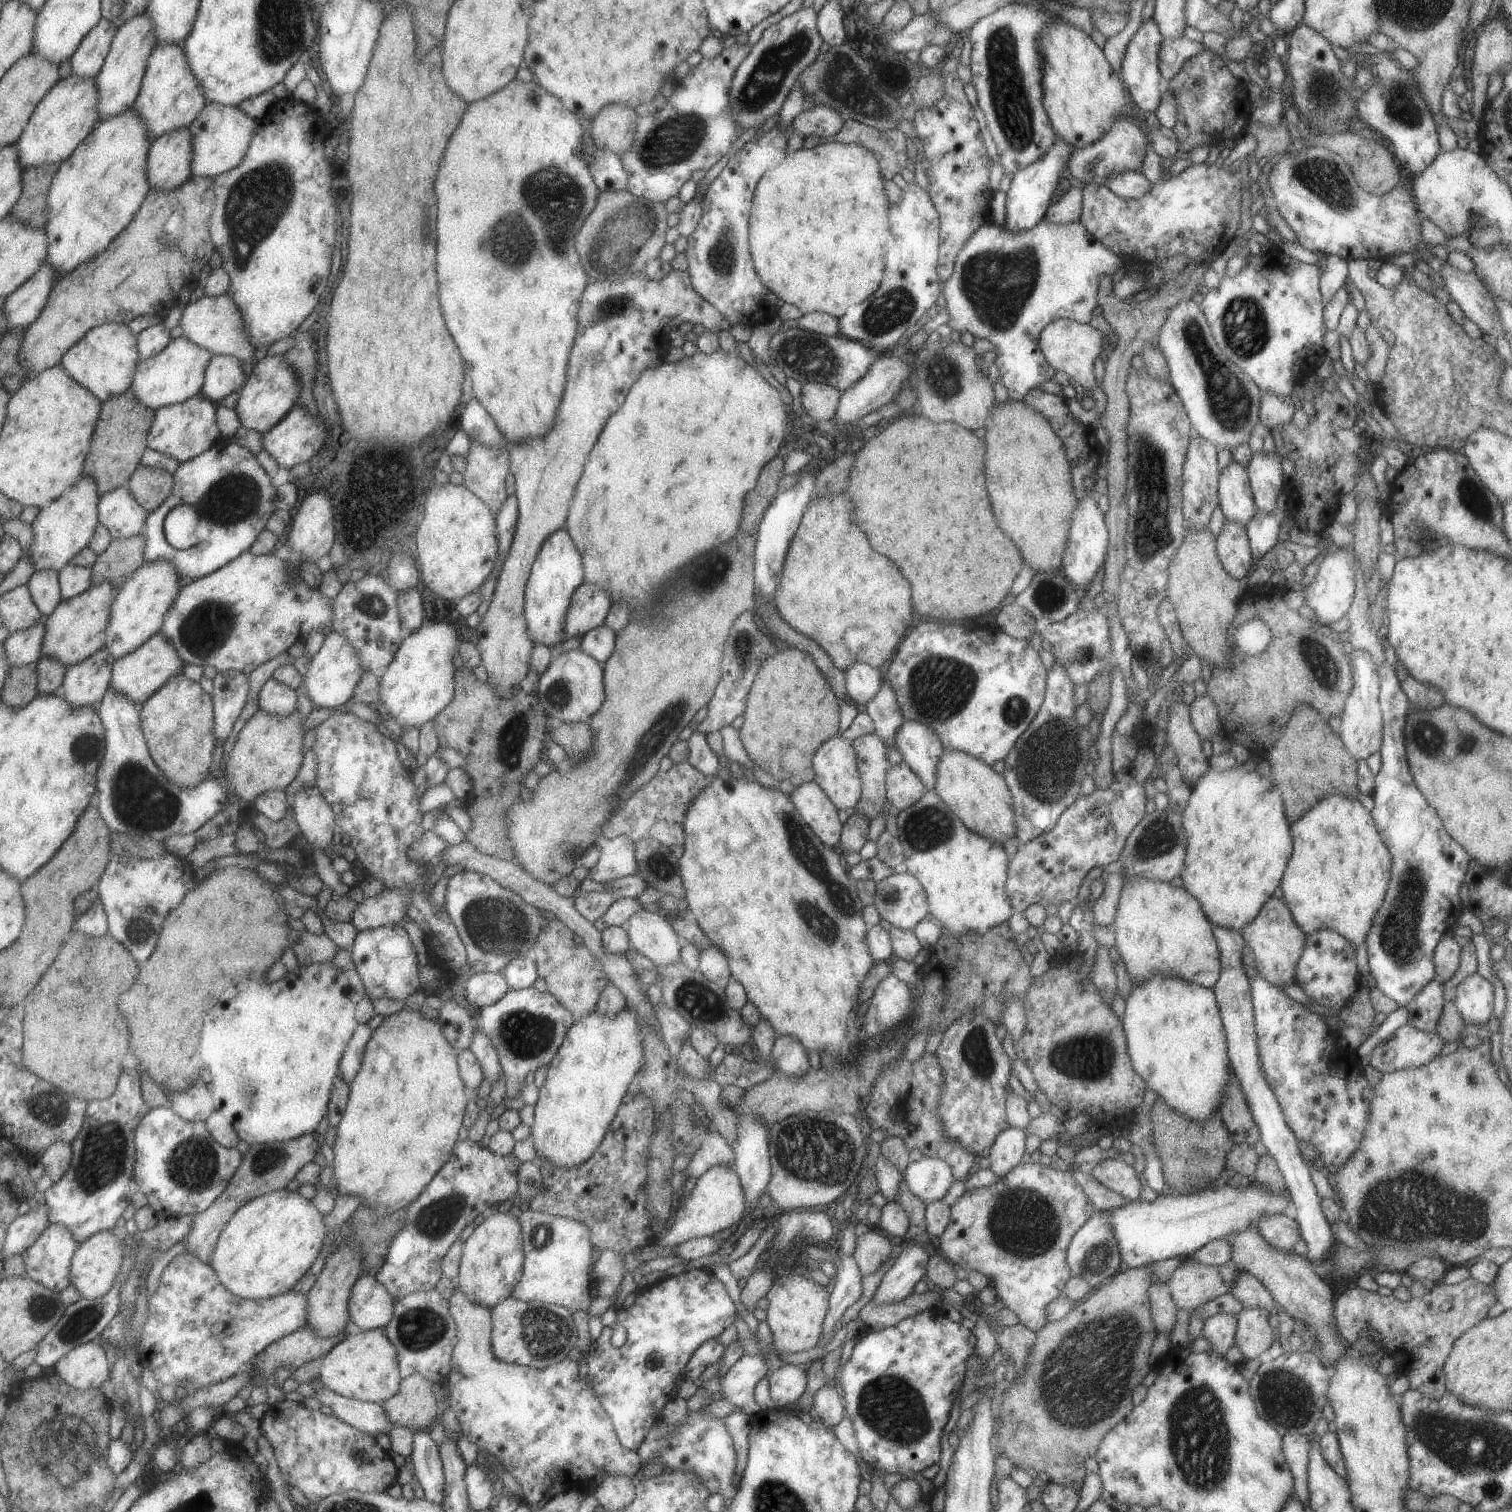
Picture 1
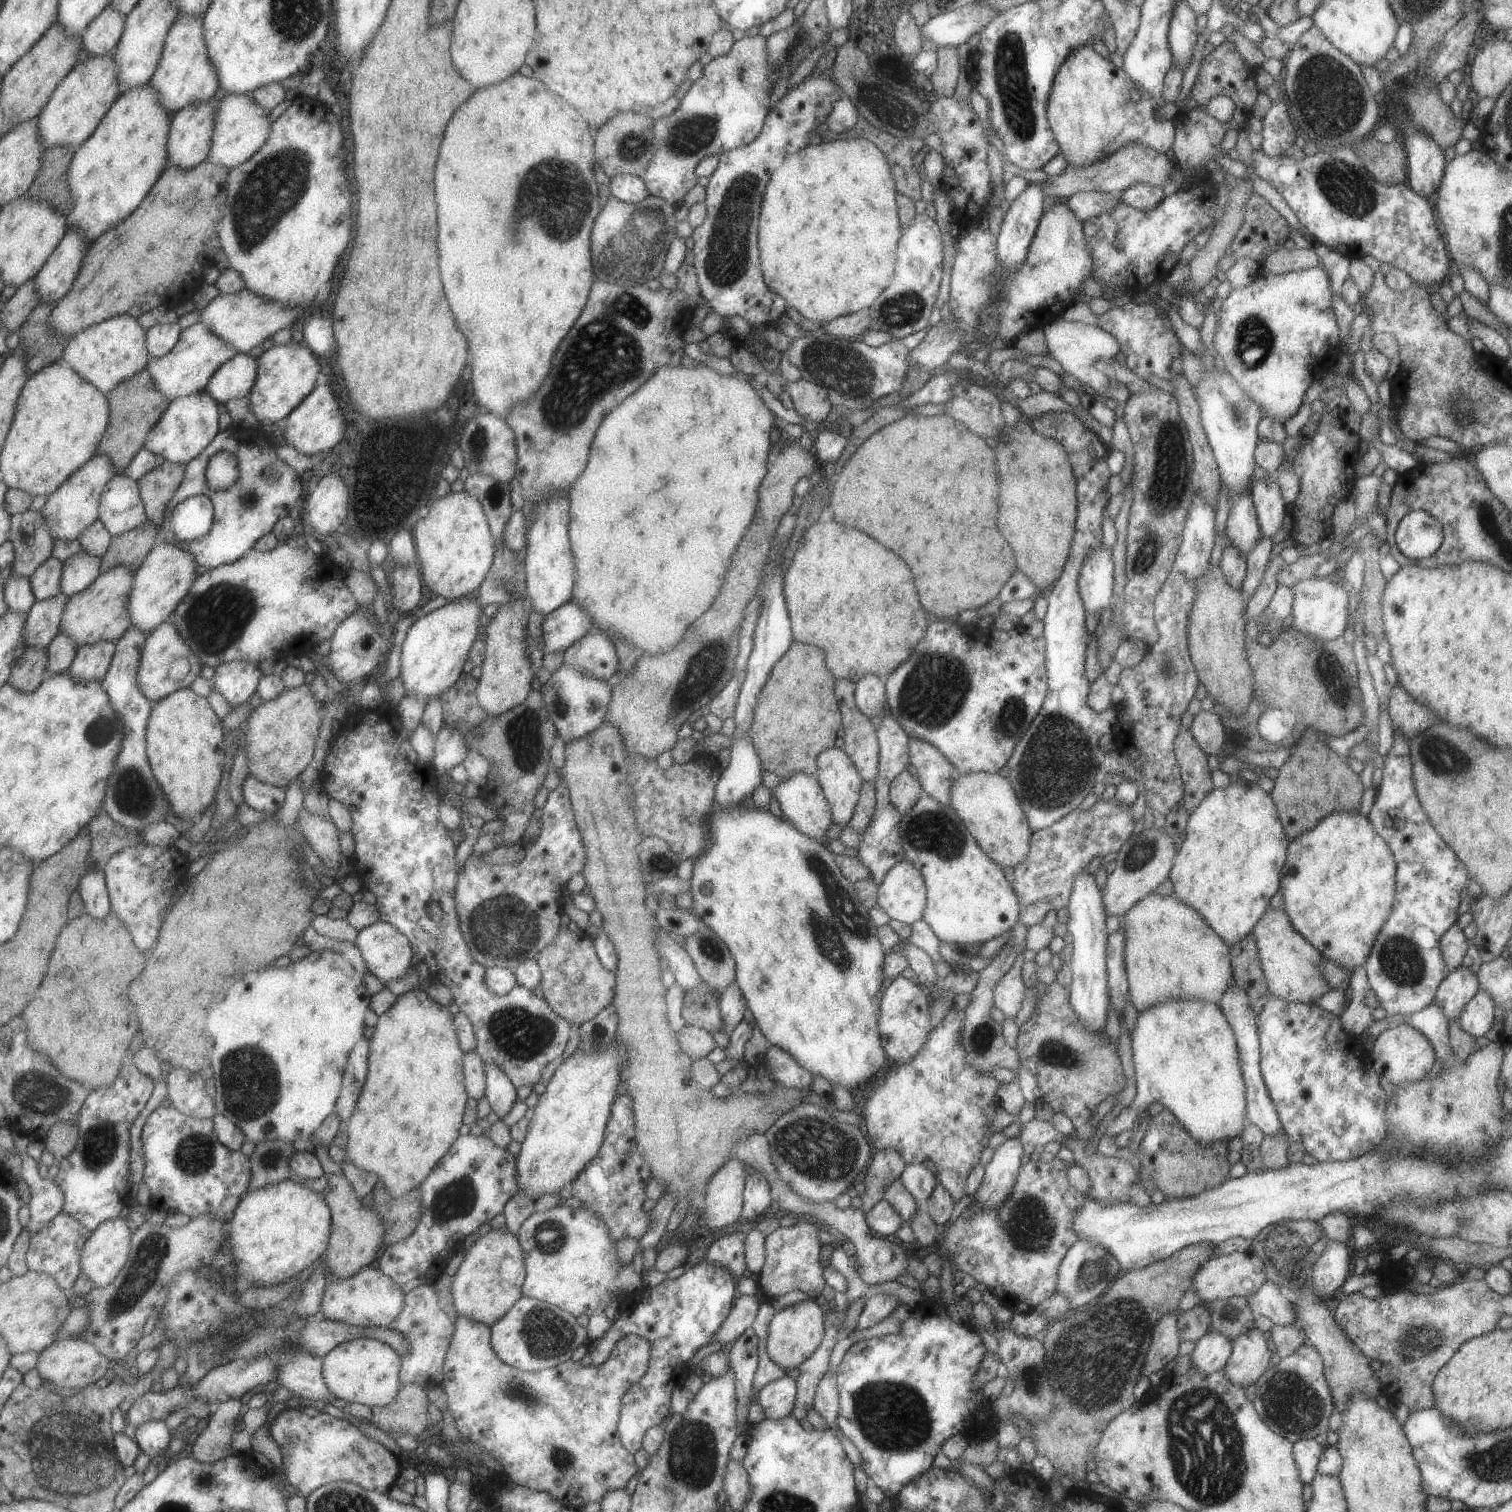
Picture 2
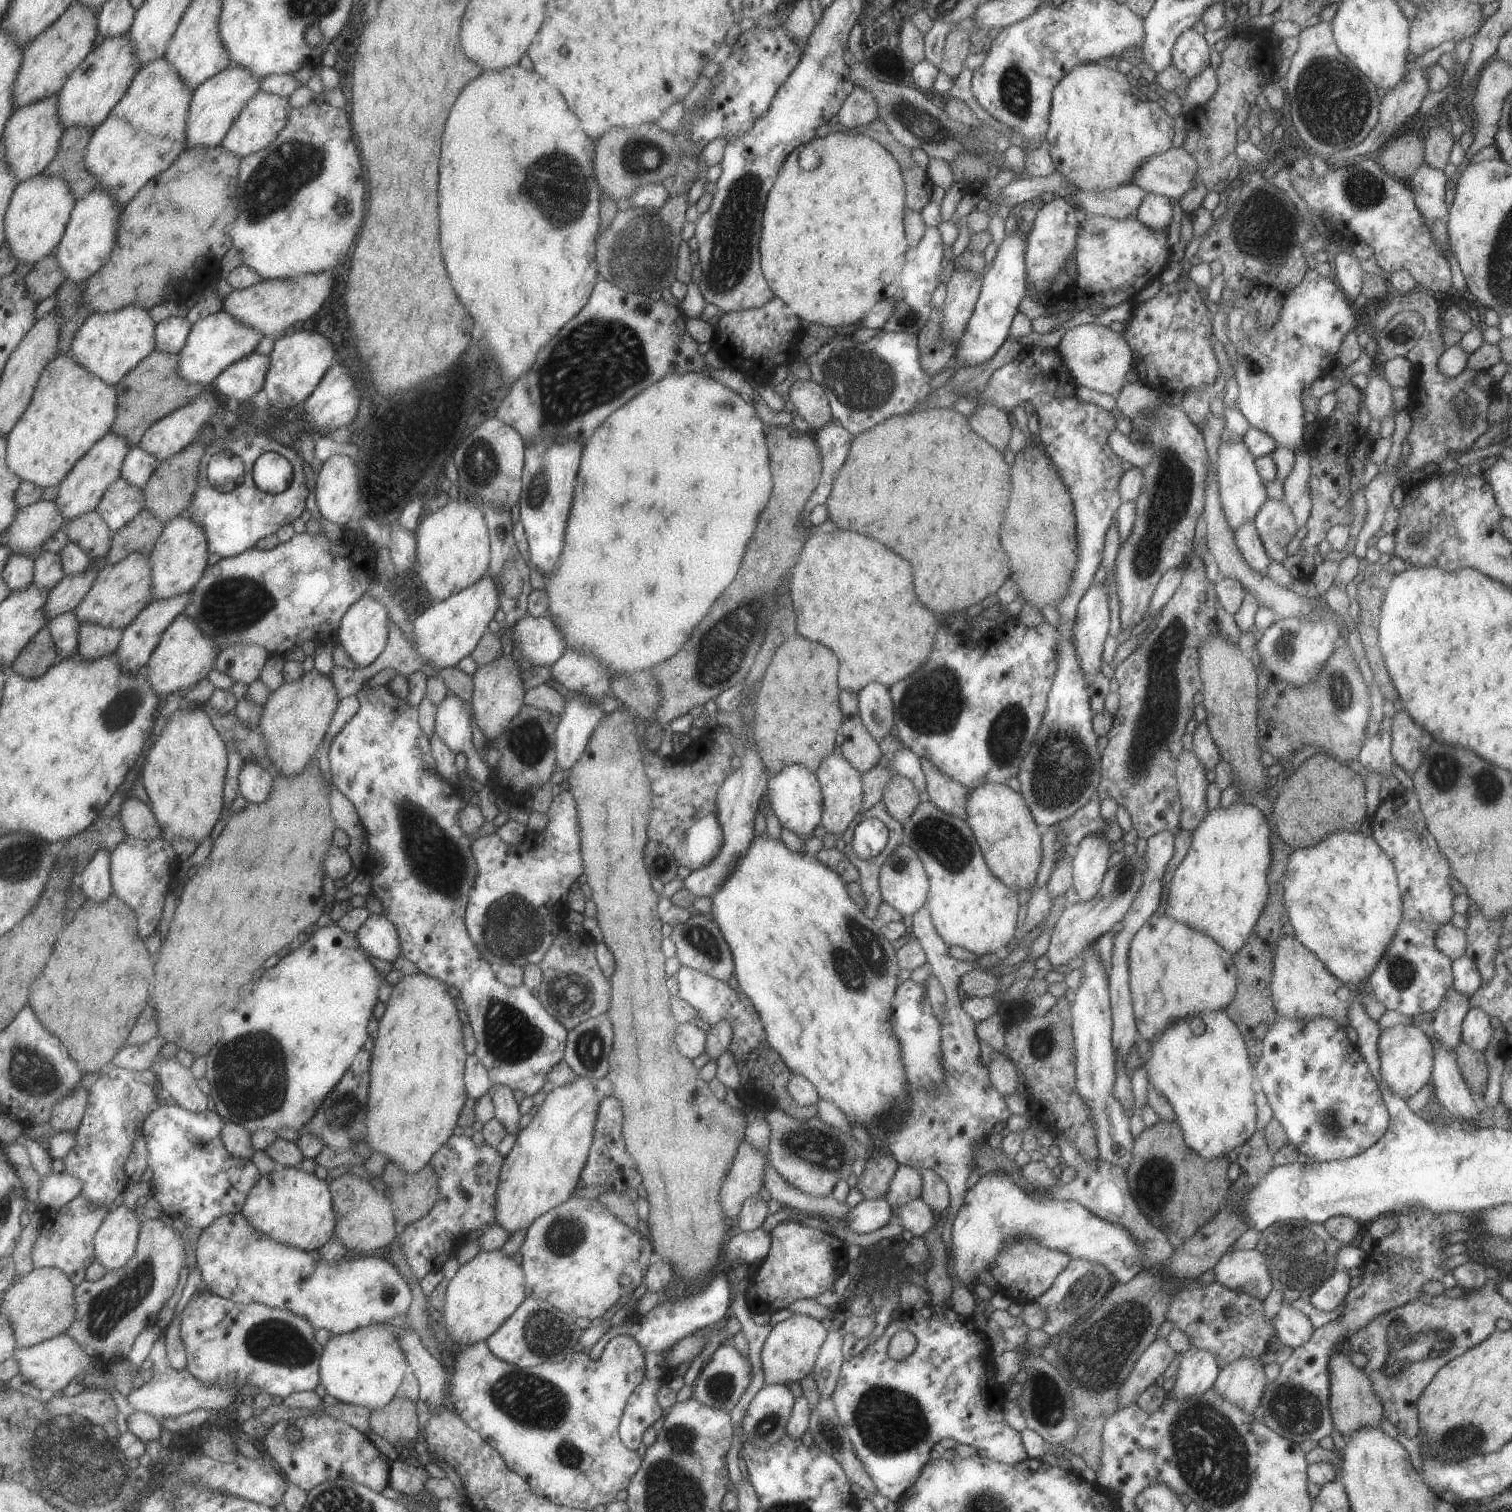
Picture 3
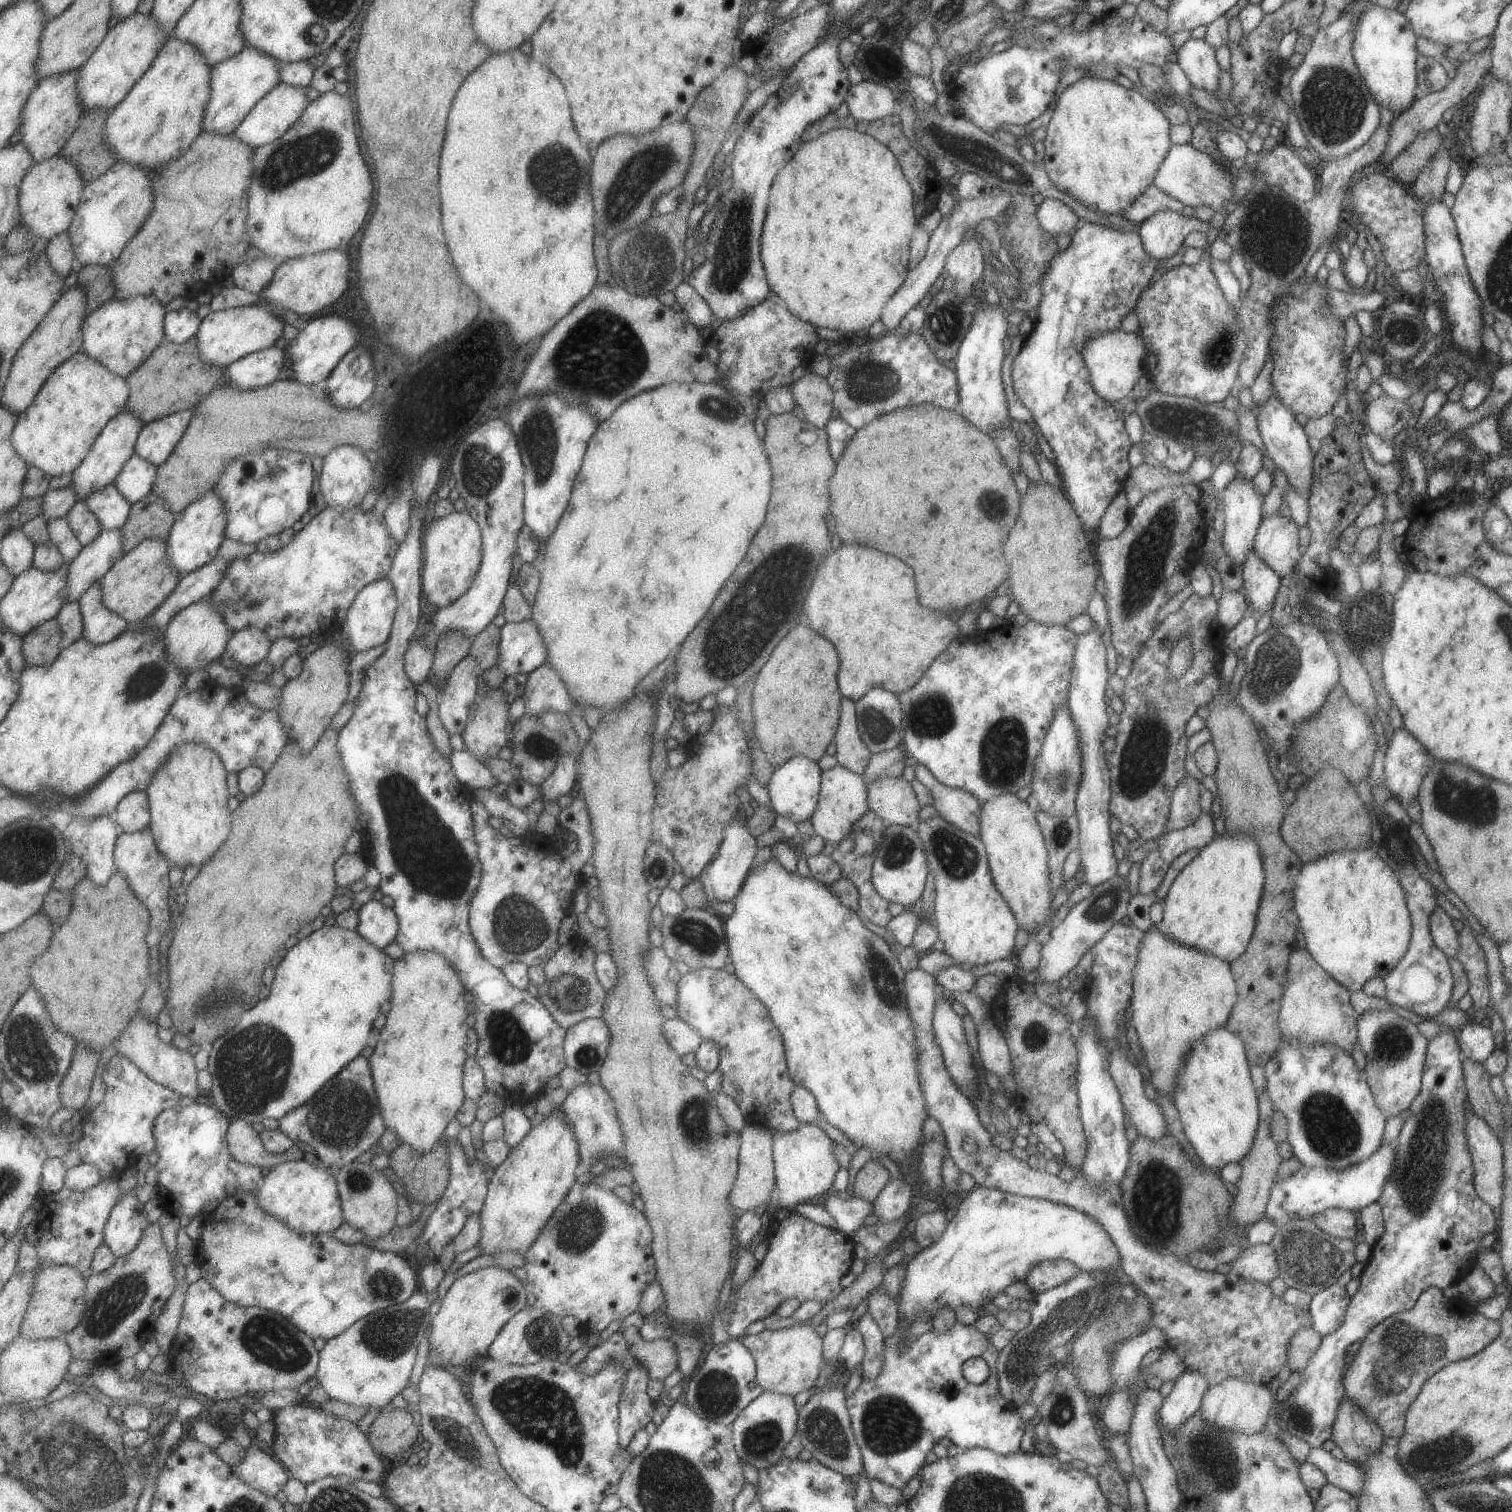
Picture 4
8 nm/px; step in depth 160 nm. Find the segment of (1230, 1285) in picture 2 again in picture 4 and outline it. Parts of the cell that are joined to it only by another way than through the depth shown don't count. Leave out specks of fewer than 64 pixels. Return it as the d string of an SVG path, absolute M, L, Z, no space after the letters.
M1269 1243L1249 1245L1230 1264L1230 1271L1250 1281L1268 1284L1279 1276L1278 1258Z

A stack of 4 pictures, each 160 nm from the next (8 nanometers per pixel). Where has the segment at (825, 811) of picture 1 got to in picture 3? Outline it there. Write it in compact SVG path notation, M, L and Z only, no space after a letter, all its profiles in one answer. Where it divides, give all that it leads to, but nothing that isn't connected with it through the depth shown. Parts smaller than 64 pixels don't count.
M802 764L784 766L766 782L766 798L770 810L778 818L781 828L787 828L801 839L810 837L815 826L820 824L822 815L822 794L816 774Z

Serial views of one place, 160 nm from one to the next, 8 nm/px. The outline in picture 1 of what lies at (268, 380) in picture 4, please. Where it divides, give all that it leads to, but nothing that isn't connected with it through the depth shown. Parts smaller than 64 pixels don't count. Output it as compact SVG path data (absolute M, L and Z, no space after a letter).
M213 355L204 372L204 386L200 392L210 401L218 402L238 391L245 380L240 360L231 355Z

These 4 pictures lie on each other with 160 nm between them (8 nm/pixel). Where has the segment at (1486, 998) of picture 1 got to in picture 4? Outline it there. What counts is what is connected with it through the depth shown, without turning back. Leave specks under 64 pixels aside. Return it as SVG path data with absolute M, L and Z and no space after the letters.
M1469 1020L1461 1026L1457 1042L1462 1058L1481 1064L1493 1052L1493 1033L1489 1027Z

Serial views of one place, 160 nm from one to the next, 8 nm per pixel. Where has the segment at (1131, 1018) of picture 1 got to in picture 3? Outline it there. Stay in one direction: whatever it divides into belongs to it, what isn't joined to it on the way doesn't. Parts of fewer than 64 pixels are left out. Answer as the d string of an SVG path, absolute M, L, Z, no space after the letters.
M1213 1011L1201 1017L1204 1019L1204 1032L1199 1036L1191 1032L1188 1020L1179 1019L1170 1023L1149 1043L1150 1056L1143 1068L1147 1084L1151 1083L1172 1106L1184 1143L1208 1161L1227 1156L1227 1152L1239 1148L1256 1131L1253 1094L1257 1087L1243 1037L1226 1012Z

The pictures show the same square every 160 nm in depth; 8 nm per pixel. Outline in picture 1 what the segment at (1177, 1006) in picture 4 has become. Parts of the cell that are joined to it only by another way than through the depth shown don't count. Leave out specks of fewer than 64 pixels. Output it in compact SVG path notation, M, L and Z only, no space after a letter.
M1132 877L1132 880L1127 885L1123 885L1120 890L1116 917L1112 926L1115 936L1114 945L1126 966L1126 974L1130 978L1132 986L1145 982L1155 975L1185 979L1188 983L1211 990L1217 982L1220 975L1220 954L1212 933L1212 924L1205 916L1200 902L1182 887Z

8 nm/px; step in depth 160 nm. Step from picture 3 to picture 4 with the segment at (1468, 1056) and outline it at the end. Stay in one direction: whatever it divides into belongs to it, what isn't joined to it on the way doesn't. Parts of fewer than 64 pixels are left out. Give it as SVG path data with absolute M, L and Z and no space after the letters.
M1462 1058L1462 1075L1471 1112L1499 1138L1504 1128L1504 1118L1499 1101L1489 1086L1490 1075L1483 1065L1465 1058Z

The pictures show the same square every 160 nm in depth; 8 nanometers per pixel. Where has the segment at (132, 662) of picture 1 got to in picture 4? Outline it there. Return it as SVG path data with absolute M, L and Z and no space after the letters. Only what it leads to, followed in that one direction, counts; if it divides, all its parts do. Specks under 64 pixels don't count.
M211 597L205 598L187 605L171 618L164 628L165 652L170 661L173 661L186 674L204 668L208 662L218 659L226 650L226 642L232 630L223 620L212 603Z

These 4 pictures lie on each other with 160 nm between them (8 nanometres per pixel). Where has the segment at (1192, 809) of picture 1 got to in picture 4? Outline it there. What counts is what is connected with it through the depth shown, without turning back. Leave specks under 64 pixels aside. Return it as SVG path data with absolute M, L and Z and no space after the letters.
M1227 832L1216 835L1173 879L1161 903L1162 918L1157 930L1165 938L1230 964L1249 944L1263 881L1259 849L1250 835Z

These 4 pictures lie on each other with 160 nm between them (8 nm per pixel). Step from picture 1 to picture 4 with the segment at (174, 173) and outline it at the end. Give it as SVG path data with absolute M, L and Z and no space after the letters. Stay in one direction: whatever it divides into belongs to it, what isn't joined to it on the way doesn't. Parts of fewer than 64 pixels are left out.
M249 45L232 57L216 62L211 70L211 97L204 112L203 131L216 135L233 133L257 101L280 82L279 64L276 58Z

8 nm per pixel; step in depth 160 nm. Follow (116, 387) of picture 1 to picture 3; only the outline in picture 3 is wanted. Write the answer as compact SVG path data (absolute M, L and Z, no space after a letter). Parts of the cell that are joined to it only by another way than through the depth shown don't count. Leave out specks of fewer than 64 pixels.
M131 305L113 312L93 312L77 332L71 355L81 366L117 386L155 350L155 346L155 325L149 310Z

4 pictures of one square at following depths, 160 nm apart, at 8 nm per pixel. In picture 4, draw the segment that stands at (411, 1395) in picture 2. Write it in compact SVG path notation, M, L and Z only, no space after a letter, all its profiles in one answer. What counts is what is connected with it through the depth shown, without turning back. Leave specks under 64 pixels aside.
M385 1406L369 1426L368 1441L381 1459L402 1454L411 1444L416 1444L420 1429L404 1409Z

